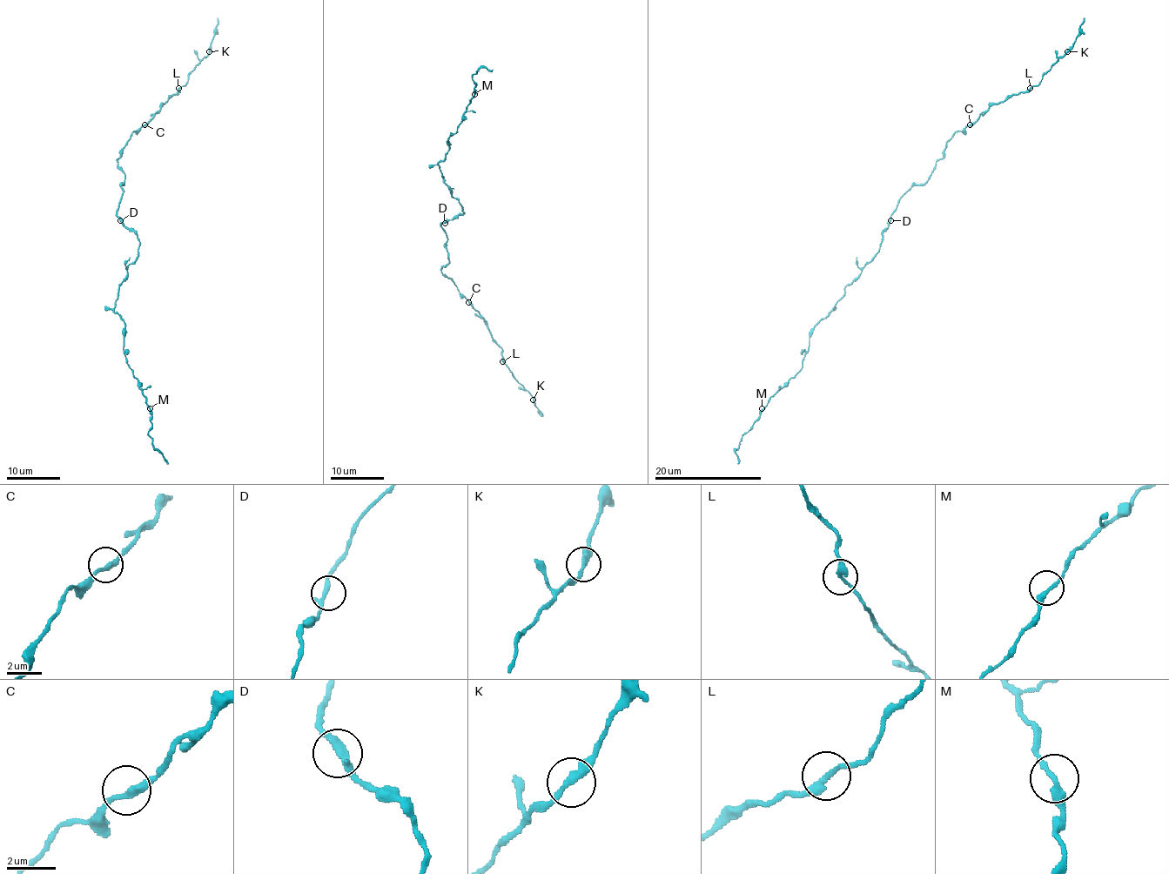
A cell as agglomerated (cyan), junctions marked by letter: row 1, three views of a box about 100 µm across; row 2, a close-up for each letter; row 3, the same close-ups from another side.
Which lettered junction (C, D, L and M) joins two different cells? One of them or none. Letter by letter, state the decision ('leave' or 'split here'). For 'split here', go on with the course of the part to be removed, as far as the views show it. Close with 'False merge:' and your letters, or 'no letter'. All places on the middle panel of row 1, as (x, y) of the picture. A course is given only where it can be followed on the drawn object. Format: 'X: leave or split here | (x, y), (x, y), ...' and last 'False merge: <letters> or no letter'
C: leave
D: leave
L: split here | (502, 362), (533, 398), (542, 415)
M: leave
False merge: L

